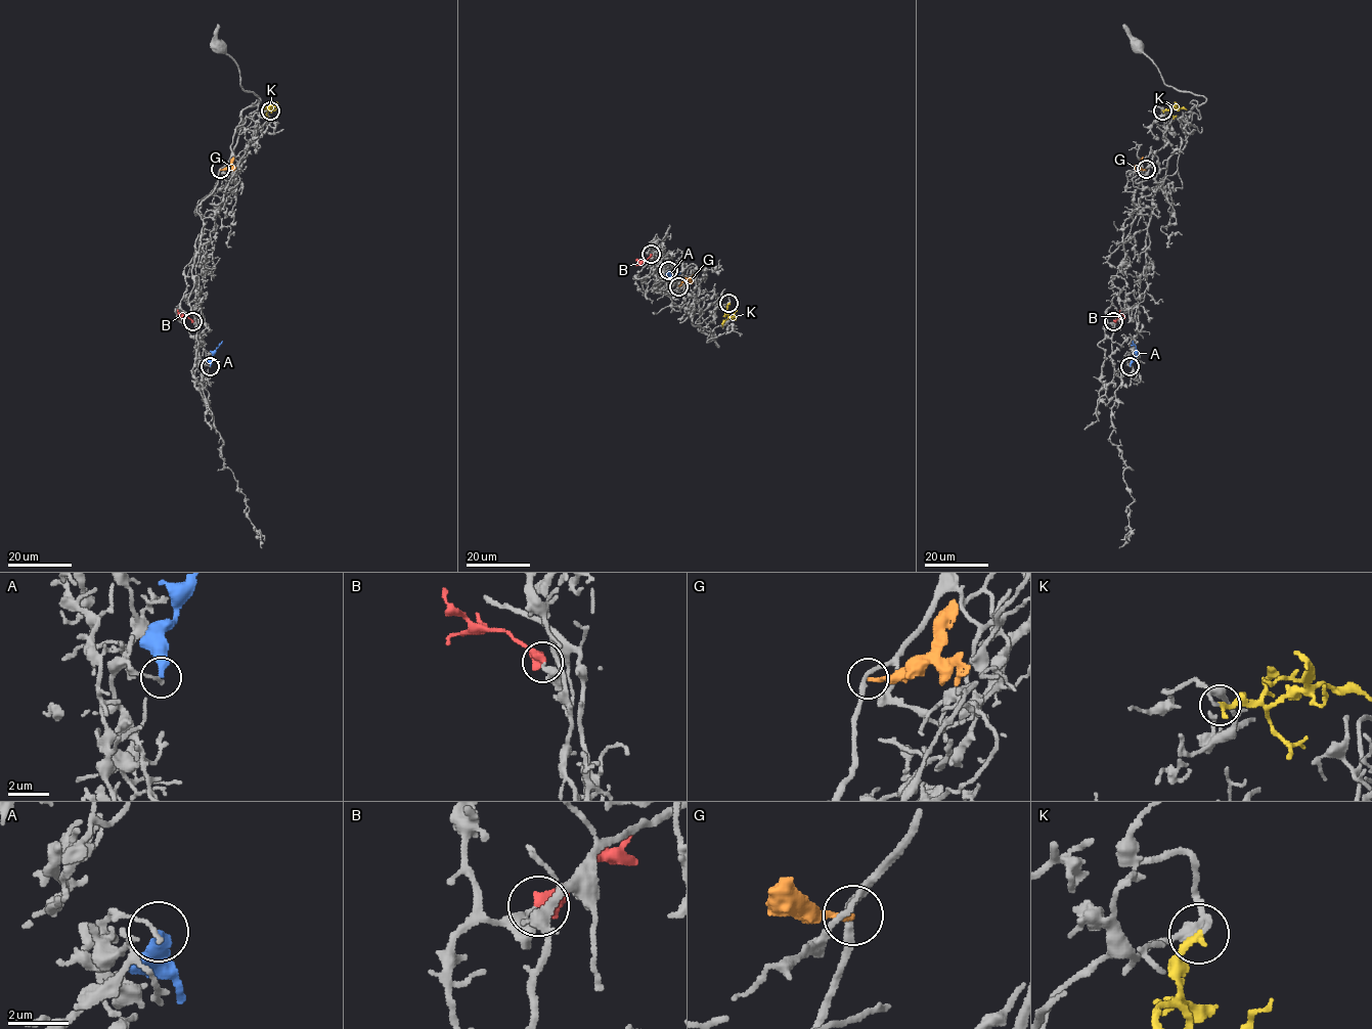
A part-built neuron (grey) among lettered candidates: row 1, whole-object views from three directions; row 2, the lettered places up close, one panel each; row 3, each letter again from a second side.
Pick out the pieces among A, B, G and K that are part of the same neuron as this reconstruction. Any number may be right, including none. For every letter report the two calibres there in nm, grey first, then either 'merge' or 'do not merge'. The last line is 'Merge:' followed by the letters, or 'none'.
A: 160 nm thick on the grey side, 360 nm on the other; do not merge
B: 260 nm thick on the grey side, 550 nm on the other; merge
G: 240 nm thick on the grey side, 190 nm on the other; do not merge
K: 120 nm thick on the grey side, 240 nm on the other; merge
Merge: B, K

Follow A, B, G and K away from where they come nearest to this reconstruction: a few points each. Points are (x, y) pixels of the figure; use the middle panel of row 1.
A: (668, 270), (671, 277), (680, 272)
B: (652, 254), (645, 260), (635, 260)
G: (677, 286), (687, 279), (692, 282)
K: (729, 303), (722, 326)

